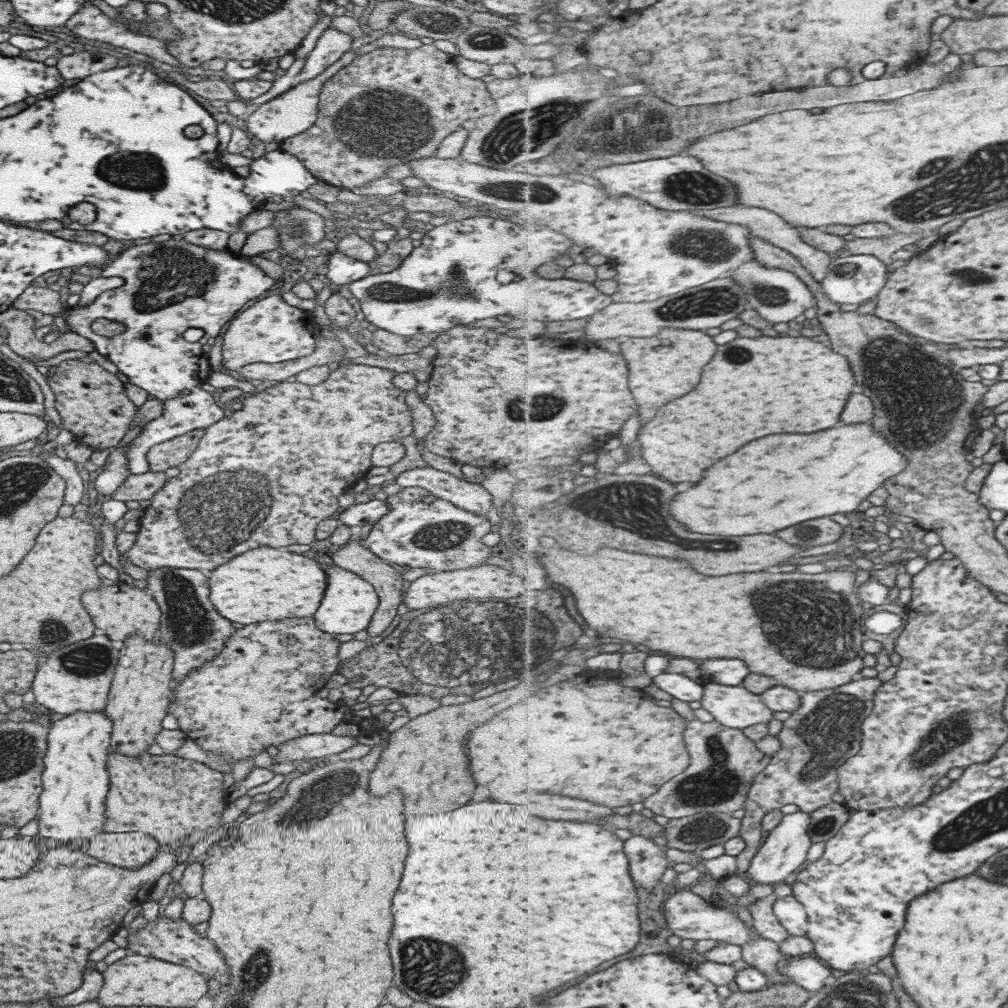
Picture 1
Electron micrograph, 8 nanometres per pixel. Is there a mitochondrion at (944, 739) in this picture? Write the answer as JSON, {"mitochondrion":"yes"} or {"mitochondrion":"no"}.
{"mitochondrion":"yes"}

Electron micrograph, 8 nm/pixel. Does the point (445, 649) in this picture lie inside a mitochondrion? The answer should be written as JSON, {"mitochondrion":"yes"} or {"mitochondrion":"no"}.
{"mitochondrion":"yes"}

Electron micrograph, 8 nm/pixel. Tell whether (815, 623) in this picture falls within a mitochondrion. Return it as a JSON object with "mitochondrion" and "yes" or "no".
{"mitochondrion":"yes"}

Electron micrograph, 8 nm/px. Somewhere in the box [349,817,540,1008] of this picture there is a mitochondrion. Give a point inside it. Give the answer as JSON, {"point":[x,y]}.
{"point":[443,972]}

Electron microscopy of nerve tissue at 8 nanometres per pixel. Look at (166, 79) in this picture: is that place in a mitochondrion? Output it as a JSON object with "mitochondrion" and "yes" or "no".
{"mitochondrion":"no"}

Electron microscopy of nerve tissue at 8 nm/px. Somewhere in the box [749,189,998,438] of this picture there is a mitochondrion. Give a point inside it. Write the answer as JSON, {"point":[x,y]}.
{"point":[970,275]}

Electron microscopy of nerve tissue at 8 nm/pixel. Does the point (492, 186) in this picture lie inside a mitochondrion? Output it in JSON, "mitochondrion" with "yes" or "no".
{"mitochondrion":"yes"}

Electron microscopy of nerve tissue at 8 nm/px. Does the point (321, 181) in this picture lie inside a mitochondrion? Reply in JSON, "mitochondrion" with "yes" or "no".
{"mitochondrion":"no"}

